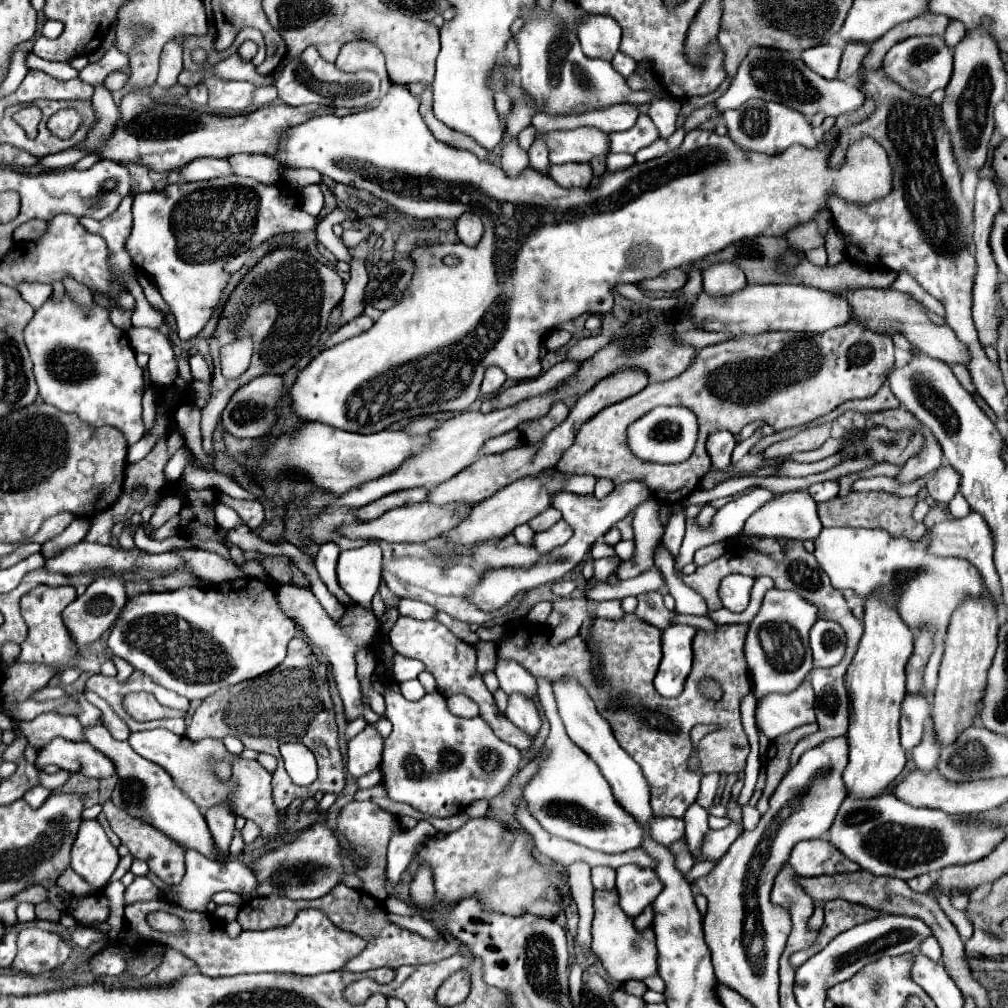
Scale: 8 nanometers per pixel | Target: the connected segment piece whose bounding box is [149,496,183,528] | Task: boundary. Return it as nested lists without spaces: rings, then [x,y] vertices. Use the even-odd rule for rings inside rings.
[[[165,496],[165,500],[161,500],[159,506],[155,508],[155,512],[153,512],[151,520],[149,520],[149,526],[151,528],[163,526],[167,520],[171,520],[173,516],[179,514],[181,506],[183,506],[183,502],[177,496]]]

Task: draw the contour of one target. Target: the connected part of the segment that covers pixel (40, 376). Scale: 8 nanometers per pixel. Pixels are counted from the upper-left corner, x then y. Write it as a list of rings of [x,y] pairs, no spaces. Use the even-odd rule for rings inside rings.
[[[67,292],[61,300],[49,298],[27,324],[25,344],[35,366],[35,380],[43,402],[61,412],[75,412],[93,428],[115,426],[123,432],[129,446],[143,438],[143,370],[135,362],[127,332],[111,324],[107,308],[99,304],[83,308]]]

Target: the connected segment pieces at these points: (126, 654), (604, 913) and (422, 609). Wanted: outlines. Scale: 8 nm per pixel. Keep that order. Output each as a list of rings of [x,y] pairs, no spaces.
[[[249,578],[245,584],[237,580],[133,596],[107,644],[115,656],[153,678],[155,684],[189,700],[203,700],[223,686],[257,678],[279,666],[293,636],[295,622],[279,610],[275,592],[265,582]]]
[[[595,892],[595,918],[593,918],[593,952],[617,982],[643,980],[657,974],[657,948],[653,930],[637,932],[633,918],[627,916],[617,904],[617,892]]]
[[[401,600],[399,602],[399,614],[401,616],[411,616],[419,620],[433,620],[437,616],[437,610],[429,604],[415,602],[415,600]]]

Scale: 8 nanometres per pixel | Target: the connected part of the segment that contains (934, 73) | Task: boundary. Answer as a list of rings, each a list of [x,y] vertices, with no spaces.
[[[913,36],[897,42],[883,58],[883,70],[887,78],[895,80],[901,88],[915,92],[917,96],[929,96],[931,92],[945,88],[953,72],[953,54],[939,36]]]

